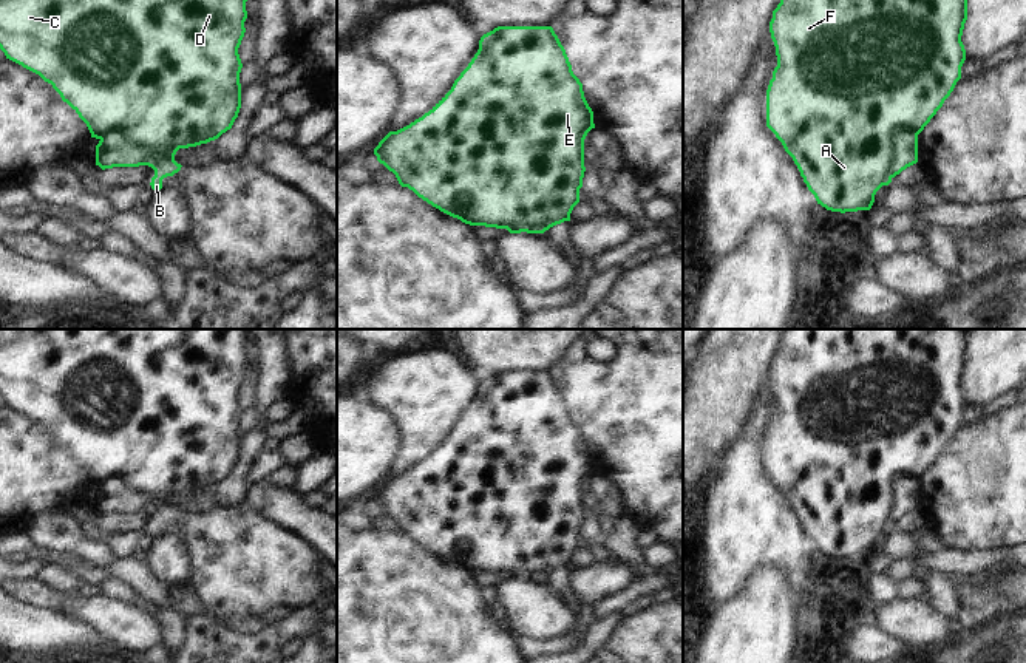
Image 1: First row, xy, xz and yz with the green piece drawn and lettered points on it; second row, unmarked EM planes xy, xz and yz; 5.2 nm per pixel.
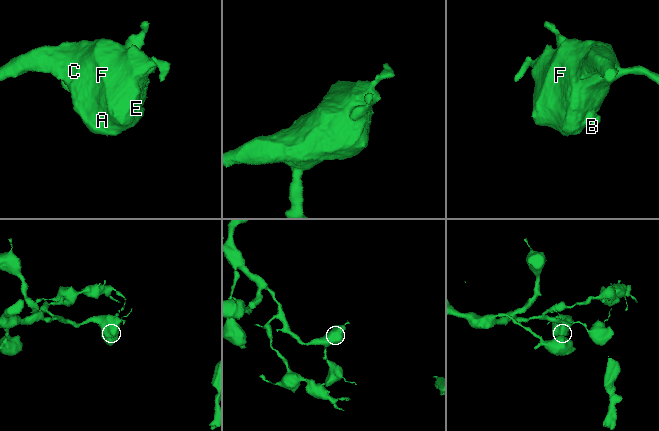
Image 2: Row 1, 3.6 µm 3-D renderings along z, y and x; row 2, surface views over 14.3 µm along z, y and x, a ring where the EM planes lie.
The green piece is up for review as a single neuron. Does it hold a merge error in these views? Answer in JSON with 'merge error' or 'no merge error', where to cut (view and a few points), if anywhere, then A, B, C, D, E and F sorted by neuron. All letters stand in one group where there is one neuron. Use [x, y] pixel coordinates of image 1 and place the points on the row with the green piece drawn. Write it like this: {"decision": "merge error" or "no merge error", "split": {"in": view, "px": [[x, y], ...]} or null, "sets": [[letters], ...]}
{"decision": "merge error", "split": {"in": "xy", "px": [[99, 138], [119, 130], [155, 161], [173, 158]]}, "sets": [["A", "C", "D", "E", "F"], ["B"]]}

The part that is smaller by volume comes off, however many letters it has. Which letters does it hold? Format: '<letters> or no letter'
B.

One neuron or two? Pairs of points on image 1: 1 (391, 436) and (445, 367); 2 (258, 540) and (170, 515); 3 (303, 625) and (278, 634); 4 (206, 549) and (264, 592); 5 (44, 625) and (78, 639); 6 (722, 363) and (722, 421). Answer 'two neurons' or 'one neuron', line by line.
1: two neurons
2: one neuron
3: one neuron
4: one neuron
5: one neuron
6: one neuron

